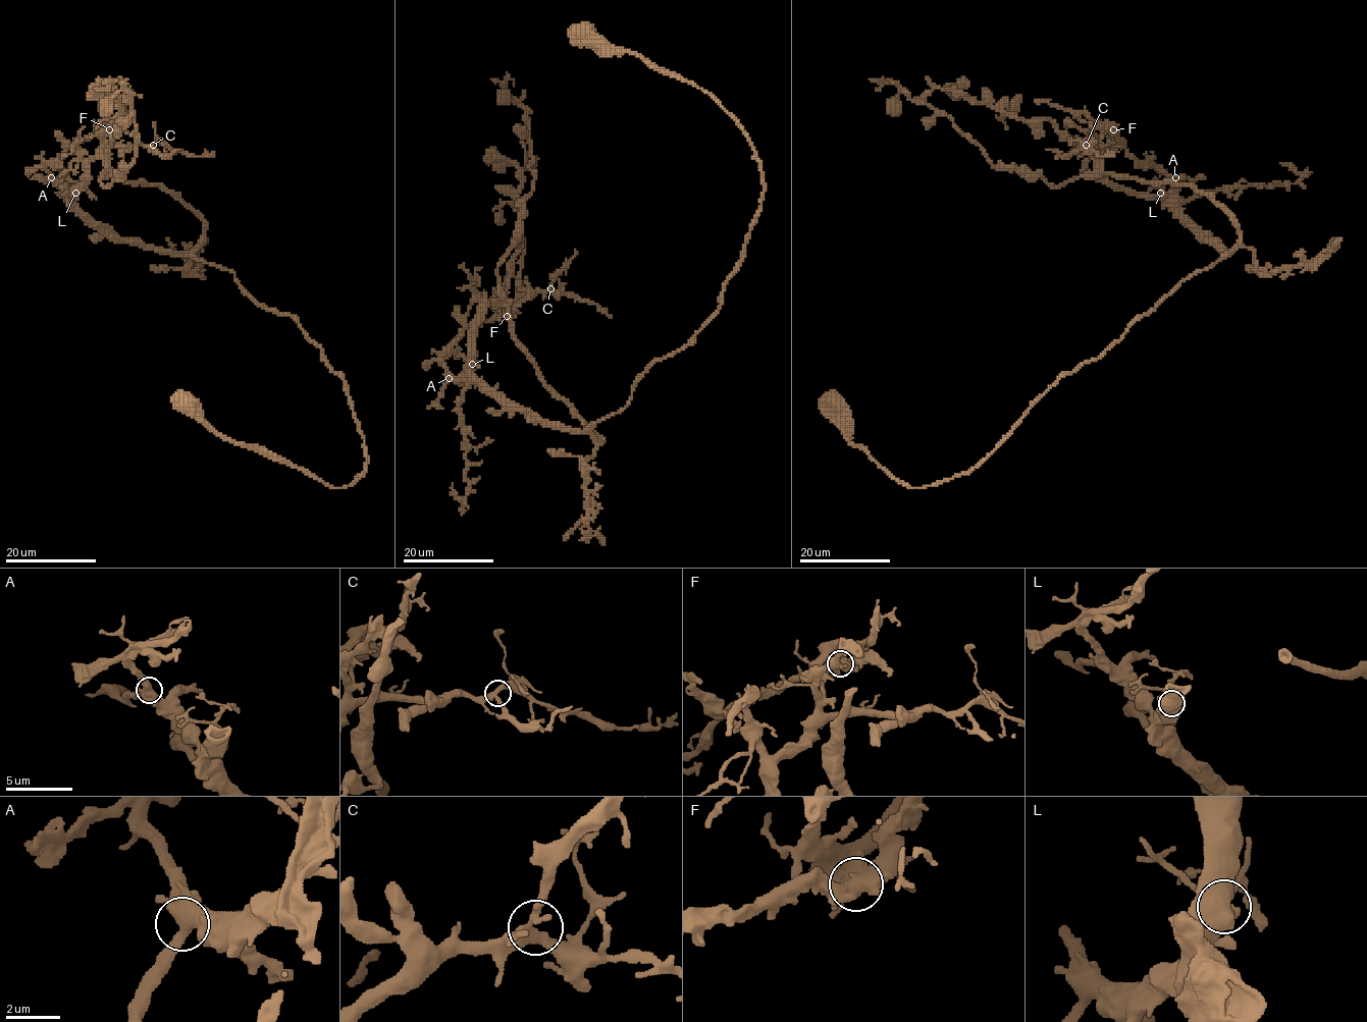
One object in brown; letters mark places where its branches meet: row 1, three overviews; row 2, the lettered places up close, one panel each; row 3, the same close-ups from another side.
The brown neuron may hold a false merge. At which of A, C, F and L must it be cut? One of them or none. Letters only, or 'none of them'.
F

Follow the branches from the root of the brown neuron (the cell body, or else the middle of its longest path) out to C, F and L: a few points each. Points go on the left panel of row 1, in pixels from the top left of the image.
C: (187, 401), (332, 487), (365, 471), (348, 385), (295, 319), (71, 202), (103, 150), (153, 145)
F: (187, 401), (332, 487), (365, 471), (348, 385), (295, 319), (231, 271), (116, 238), (71, 202), (109, 129)
L: (187, 401), (332, 487), (365, 471), (348, 385), (295, 319), (231, 271), (116, 238), (75, 193)

